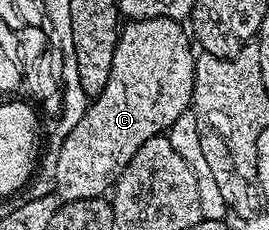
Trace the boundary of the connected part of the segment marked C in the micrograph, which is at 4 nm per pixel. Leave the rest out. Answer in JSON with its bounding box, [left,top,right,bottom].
[55,17,197,201]

